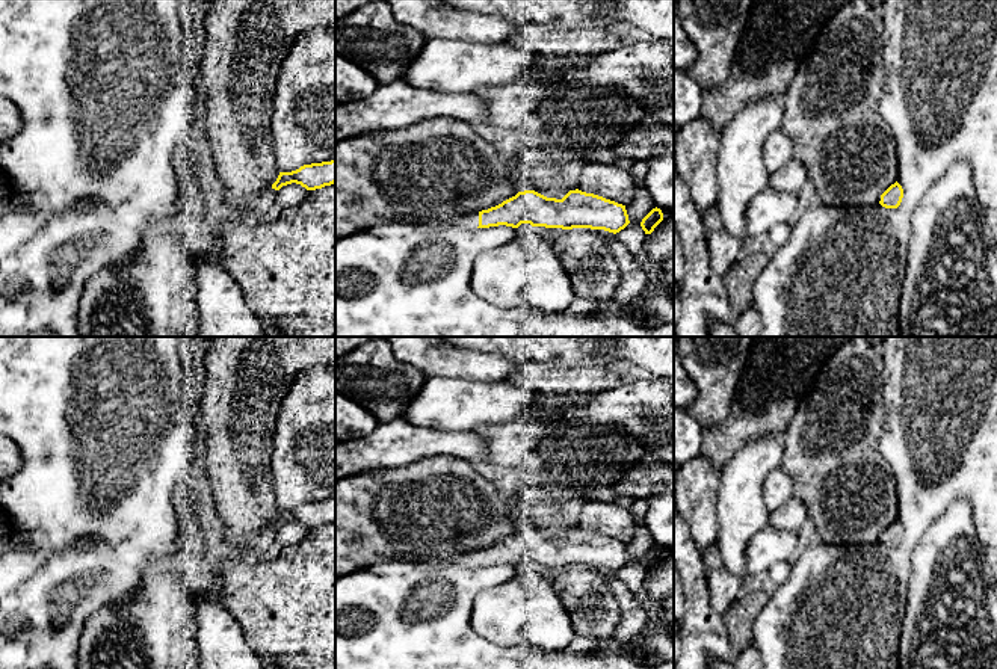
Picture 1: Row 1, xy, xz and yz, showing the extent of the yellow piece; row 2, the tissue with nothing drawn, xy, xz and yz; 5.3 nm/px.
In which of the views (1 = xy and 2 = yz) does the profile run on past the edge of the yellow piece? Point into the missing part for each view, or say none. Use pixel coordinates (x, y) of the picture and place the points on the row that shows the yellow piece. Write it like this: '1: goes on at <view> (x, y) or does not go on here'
1: does not go on here
2: does not go on here

